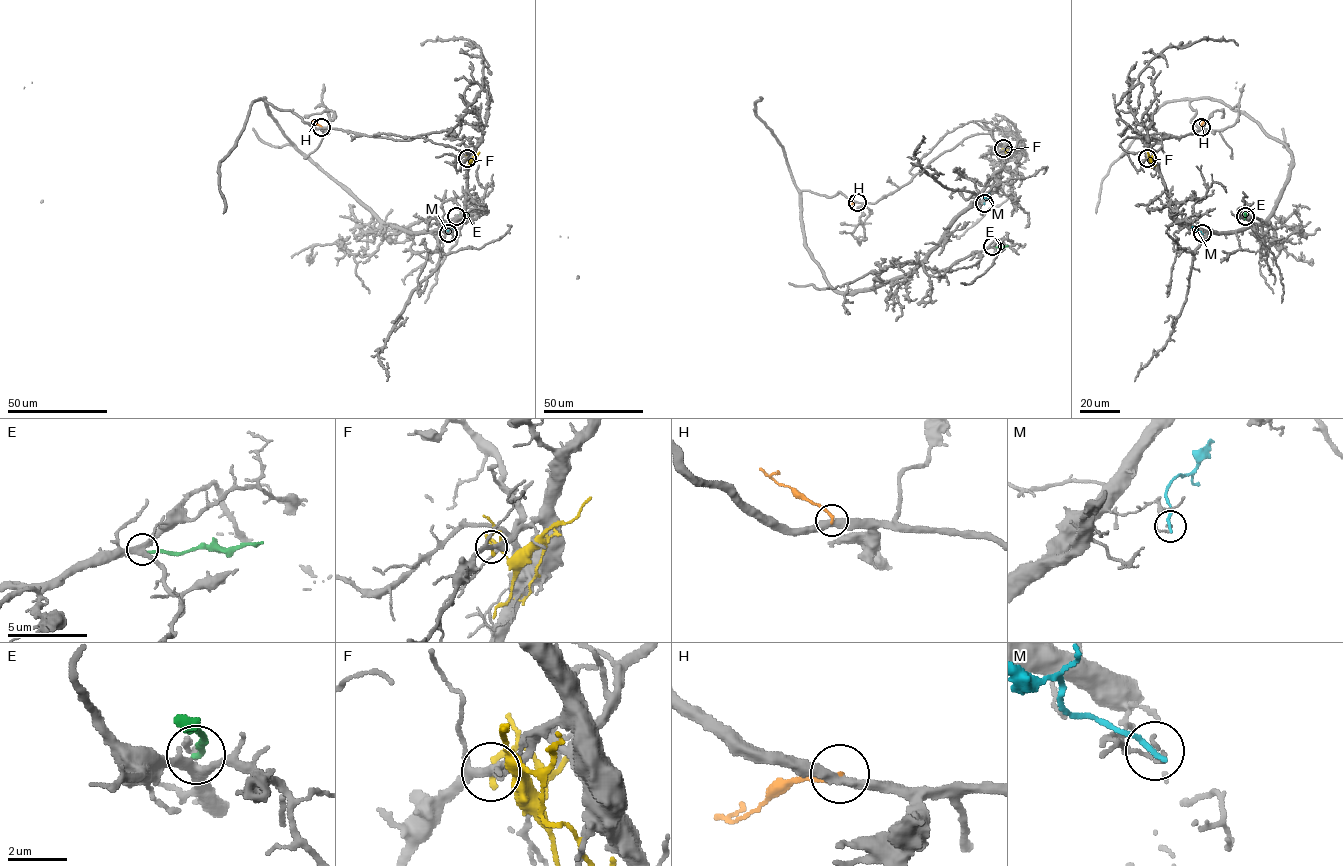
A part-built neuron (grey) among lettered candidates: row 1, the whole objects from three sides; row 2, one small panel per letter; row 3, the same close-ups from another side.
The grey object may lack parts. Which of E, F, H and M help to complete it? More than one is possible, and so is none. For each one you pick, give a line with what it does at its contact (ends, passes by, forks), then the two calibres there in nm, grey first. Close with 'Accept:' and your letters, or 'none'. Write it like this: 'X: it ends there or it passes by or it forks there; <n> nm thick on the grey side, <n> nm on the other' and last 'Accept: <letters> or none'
Accept: none

